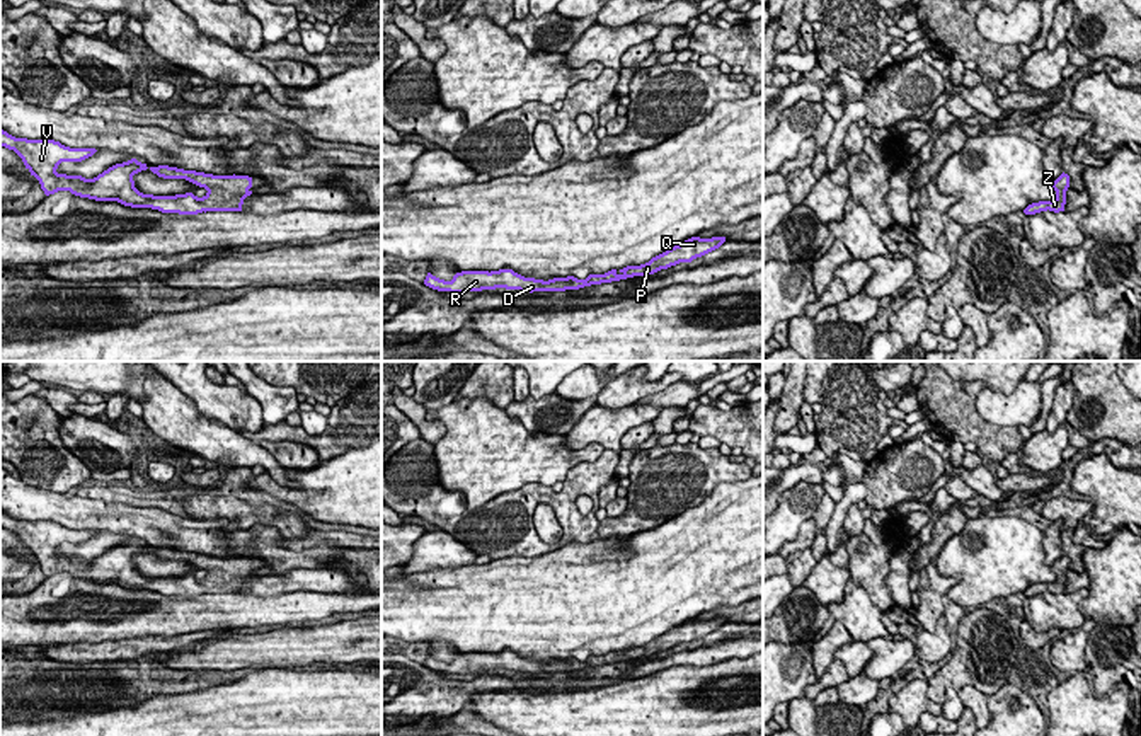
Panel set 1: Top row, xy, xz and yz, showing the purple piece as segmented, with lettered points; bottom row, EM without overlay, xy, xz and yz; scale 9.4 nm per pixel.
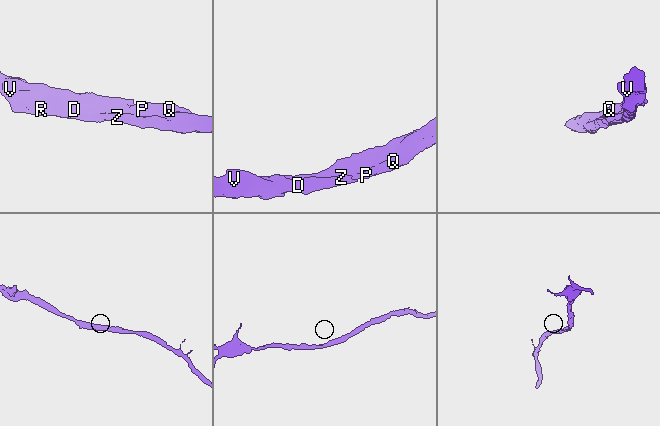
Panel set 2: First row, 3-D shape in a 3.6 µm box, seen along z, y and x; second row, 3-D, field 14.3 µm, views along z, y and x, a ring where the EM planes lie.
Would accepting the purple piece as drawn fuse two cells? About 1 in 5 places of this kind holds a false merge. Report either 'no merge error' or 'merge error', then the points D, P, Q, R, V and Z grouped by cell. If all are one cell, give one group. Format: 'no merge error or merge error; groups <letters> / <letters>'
no merge error; groups D P Q R V Z

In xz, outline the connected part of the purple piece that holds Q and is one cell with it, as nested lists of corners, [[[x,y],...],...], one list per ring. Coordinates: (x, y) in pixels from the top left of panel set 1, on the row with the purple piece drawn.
[[[691,237],[679,245],[668,249],[666,252],[652,257],[649,262],[640,266],[627,266],[620,271],[611,269],[605,274],[589,274],[586,279],[577,279],[574,276],[553,278],[548,281],[525,278],[513,269],[499,271],[462,271],[453,276],[451,281],[439,279],[427,273],[424,285],[450,293],[467,293],[467,291],[482,291],[482,290],[519,290],[519,291],[565,291],[579,290],[591,285],[620,281],[634,276],[649,276],[661,269],[668,269],[679,262],[691,262],[697,257],[702,257],[725,242],[725,237],[700,239]]]

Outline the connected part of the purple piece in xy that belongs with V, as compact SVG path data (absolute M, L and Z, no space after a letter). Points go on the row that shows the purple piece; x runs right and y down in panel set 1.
M0 128L0 147L14 150L34 175L46 196L70 191L75 196L95 201L118 201L131 208L152 208L162 213L198 215L206 211L242 211L244 199L252 194L249 175L213 175L169 165L150 167L163 179L186 179L208 193L203 198L192 193L175 196L143 194L135 187L133 175L146 170L146 164L131 158L116 164L94 179L58 174L61 162L82 162L95 148L70 148L54 140L15 138Z

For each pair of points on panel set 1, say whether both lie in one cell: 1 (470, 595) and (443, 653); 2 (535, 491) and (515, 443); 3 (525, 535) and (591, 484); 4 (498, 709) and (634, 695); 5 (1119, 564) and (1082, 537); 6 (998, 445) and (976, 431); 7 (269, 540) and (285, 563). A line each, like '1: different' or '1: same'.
1: different
2: different
3: same
4: same
5: different
6: same
7: same

